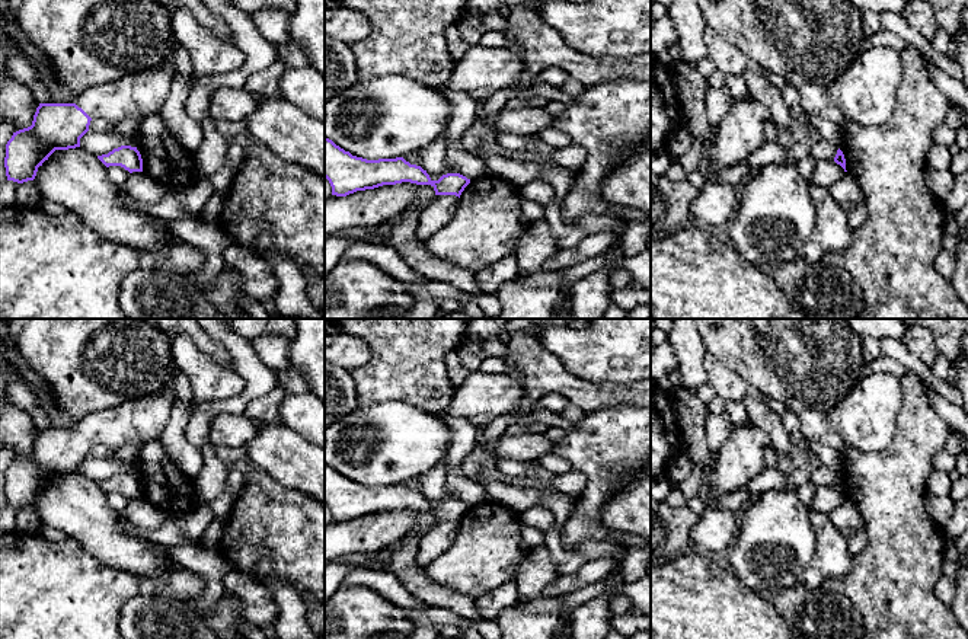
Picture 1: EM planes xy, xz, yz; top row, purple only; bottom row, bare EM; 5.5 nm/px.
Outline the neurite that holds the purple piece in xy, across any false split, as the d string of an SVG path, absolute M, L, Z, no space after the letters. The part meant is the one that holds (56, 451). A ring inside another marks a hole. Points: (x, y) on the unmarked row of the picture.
M154 393L92 412L80 418L73 429L39 429L32 451L13 459L6 470L7 507L33 507L38 493L55 476L80 473L92 445L100 444L116 451L130 442L157 440L170 409L170 396Z

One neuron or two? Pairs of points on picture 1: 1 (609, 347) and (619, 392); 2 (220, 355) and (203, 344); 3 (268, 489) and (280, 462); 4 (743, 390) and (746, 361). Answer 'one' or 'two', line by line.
1: two
2: one
3: two
4: two

